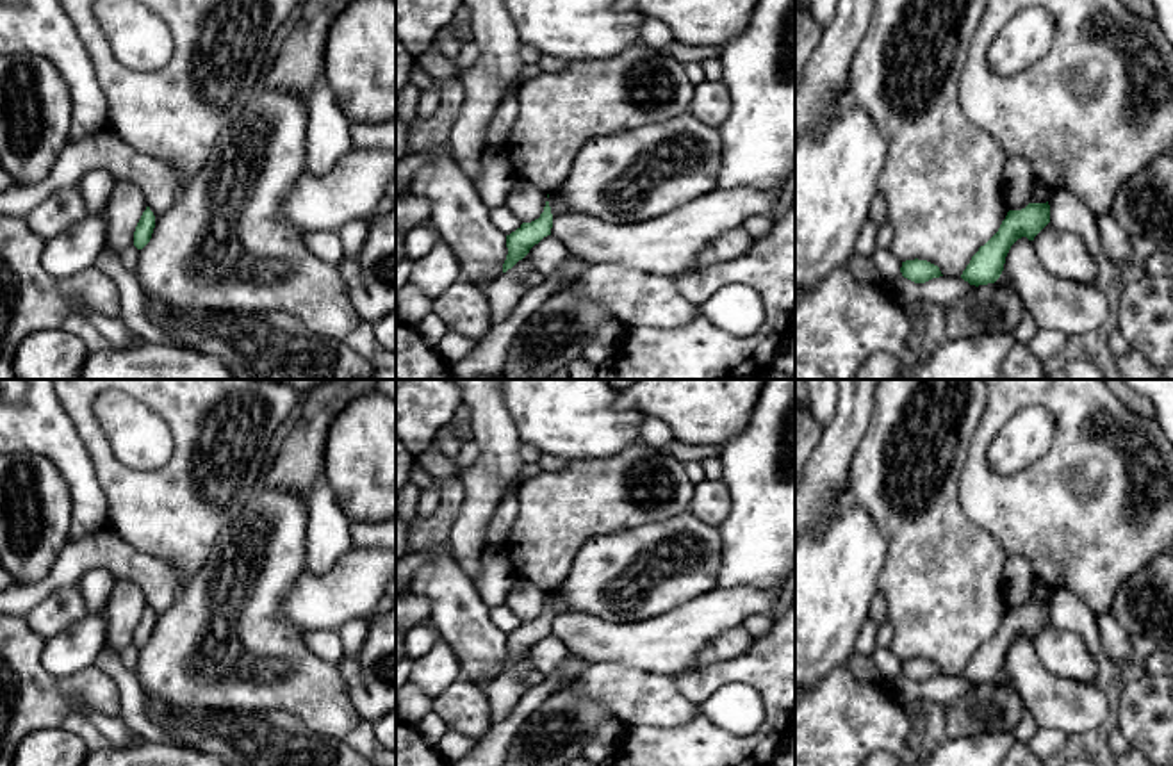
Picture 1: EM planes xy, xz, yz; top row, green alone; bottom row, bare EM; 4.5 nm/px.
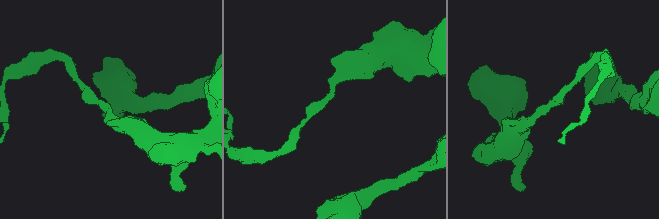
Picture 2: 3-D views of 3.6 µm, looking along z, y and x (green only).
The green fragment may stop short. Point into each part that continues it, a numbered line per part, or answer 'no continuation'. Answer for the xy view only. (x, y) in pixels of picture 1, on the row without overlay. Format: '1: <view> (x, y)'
no continuation

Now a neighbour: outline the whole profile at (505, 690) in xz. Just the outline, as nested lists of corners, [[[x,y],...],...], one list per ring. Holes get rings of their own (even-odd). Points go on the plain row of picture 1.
[[[528,654],[519,659],[512,668],[501,672],[494,680],[483,686],[490,705],[490,723],[503,721],[524,693],[524,677],[535,668]]]

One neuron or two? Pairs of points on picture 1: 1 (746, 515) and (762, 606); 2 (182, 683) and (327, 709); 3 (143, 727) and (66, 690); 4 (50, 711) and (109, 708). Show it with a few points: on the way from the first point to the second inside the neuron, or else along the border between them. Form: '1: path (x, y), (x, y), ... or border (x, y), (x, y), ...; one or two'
1: border (719, 585), (763, 586), (776, 592); two
2: path (218, 688), (291, 690); one
3: border (109, 676), (118, 692), (122, 717); two
4: path (65, 697), (95, 695); one

